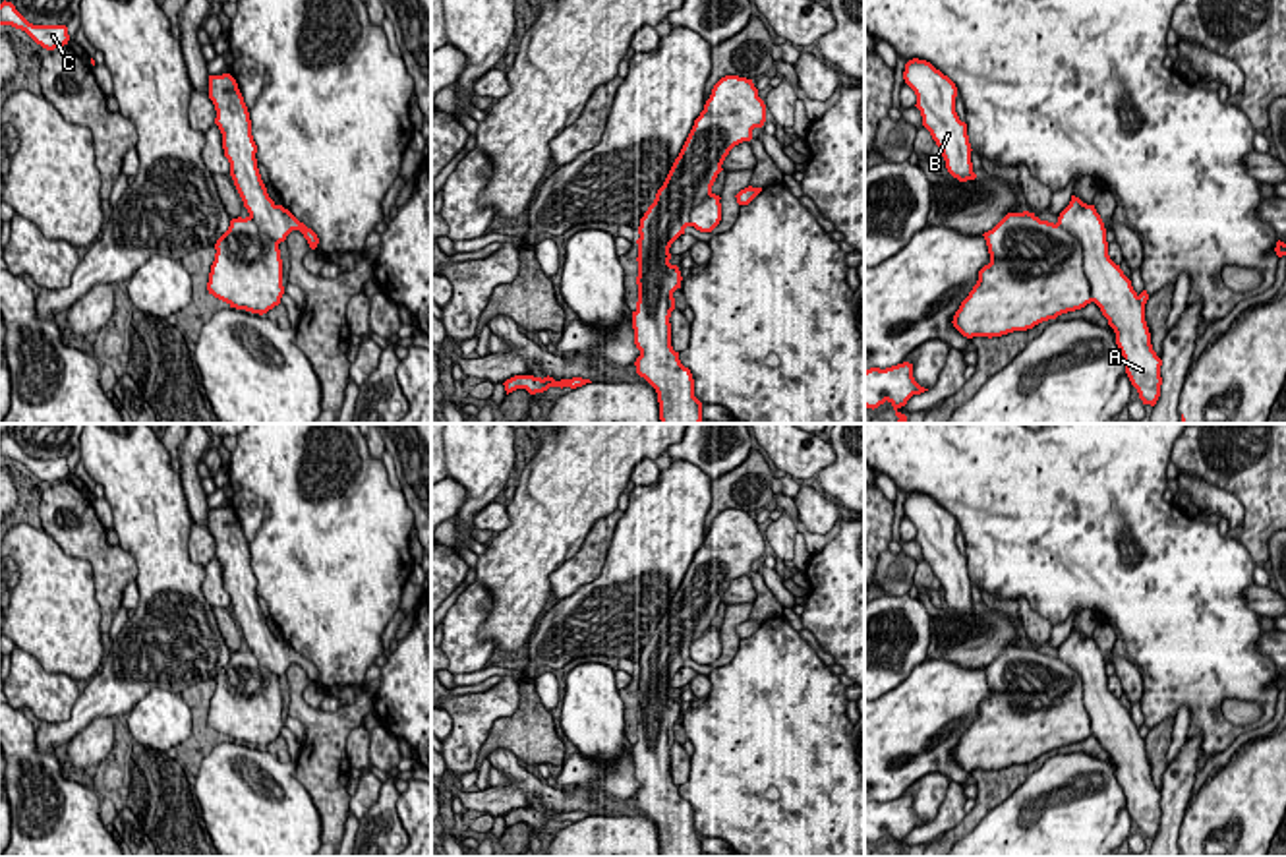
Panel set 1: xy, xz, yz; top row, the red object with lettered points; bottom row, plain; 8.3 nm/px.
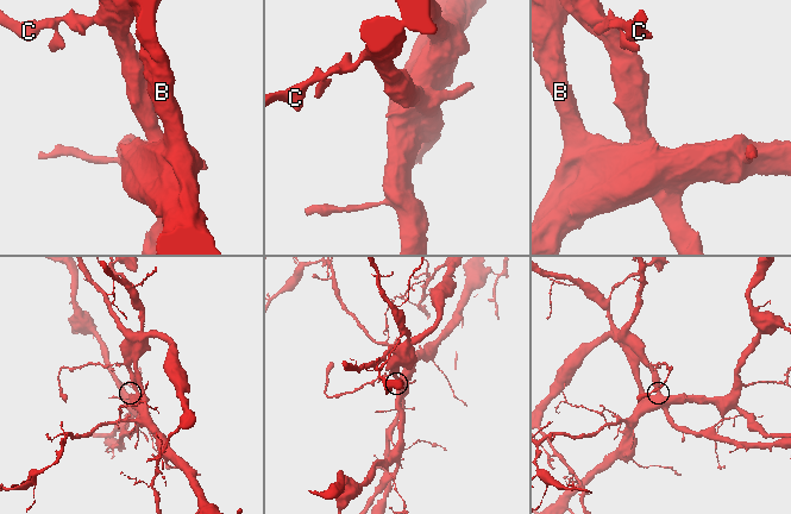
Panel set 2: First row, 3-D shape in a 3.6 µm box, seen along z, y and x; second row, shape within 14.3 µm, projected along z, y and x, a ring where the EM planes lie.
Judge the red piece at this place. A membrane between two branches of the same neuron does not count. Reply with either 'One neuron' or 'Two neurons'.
Two neurons

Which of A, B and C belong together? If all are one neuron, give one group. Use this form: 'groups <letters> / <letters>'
groups A C / B

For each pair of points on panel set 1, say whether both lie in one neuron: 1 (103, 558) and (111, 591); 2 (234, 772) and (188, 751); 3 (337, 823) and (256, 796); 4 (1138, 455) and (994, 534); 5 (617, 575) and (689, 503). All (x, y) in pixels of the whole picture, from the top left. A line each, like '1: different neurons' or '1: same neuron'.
1: same neuron
2: different neurons
3: different neurons
4: same neuron
5: same neuron

